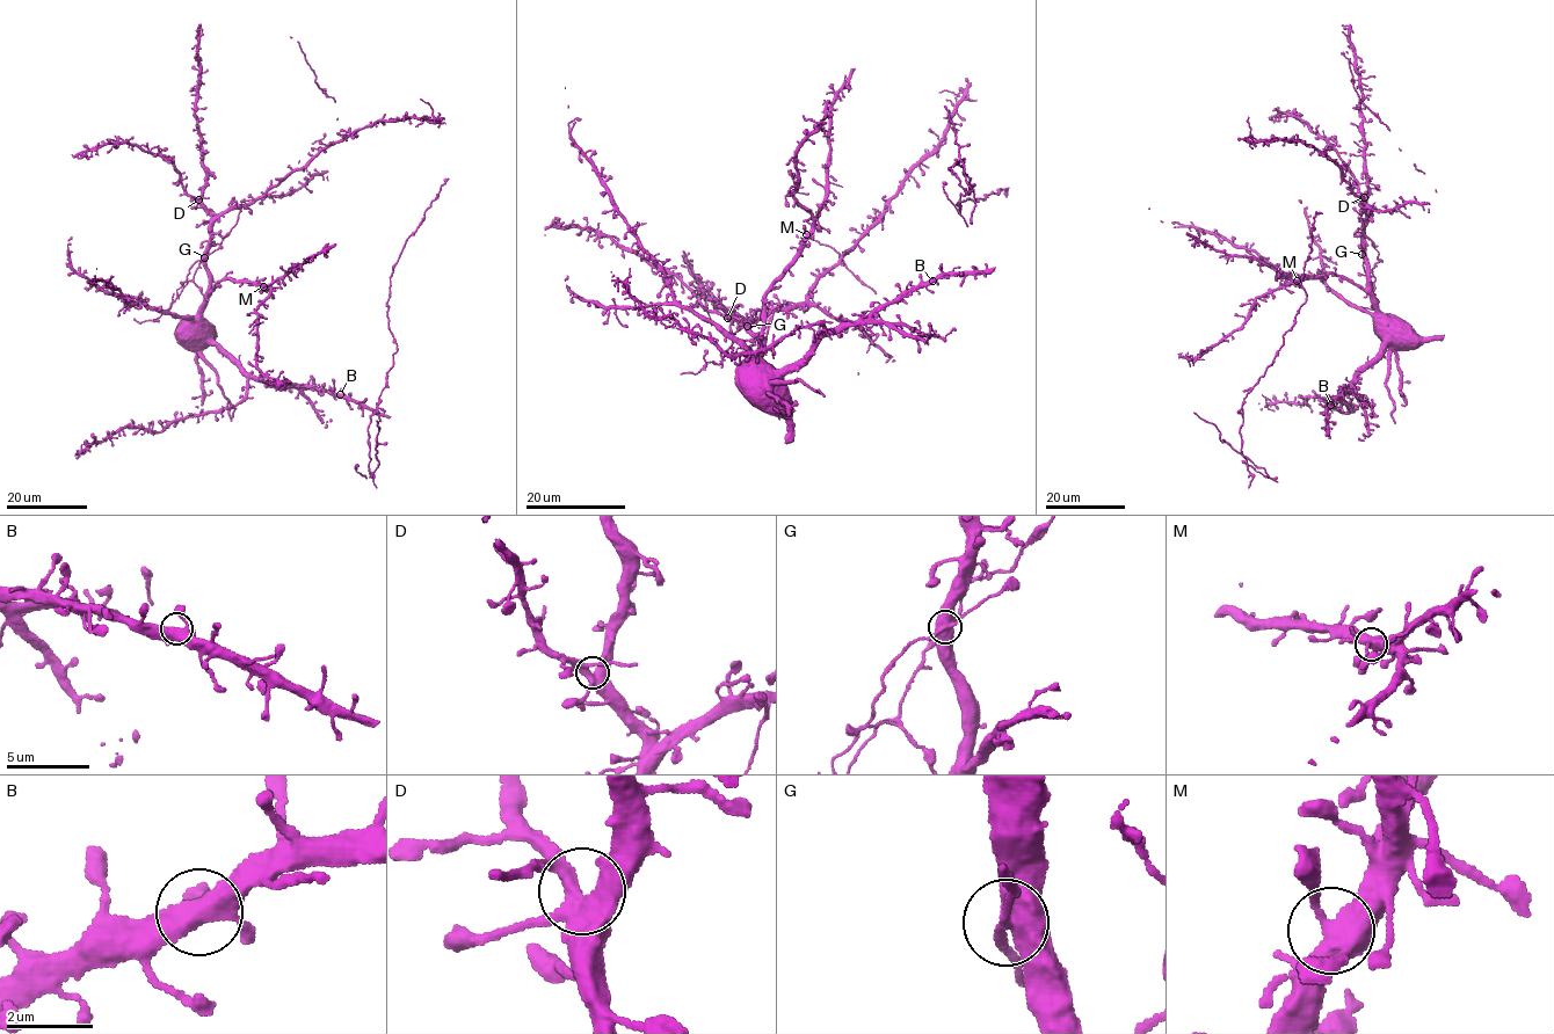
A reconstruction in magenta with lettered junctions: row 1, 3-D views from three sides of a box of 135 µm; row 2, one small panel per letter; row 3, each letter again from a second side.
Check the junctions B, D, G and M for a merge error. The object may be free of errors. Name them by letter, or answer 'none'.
G

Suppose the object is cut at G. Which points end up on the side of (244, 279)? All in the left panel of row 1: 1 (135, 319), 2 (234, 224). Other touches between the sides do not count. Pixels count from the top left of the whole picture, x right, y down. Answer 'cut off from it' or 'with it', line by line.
1: cut off from it
2: cut off from it

